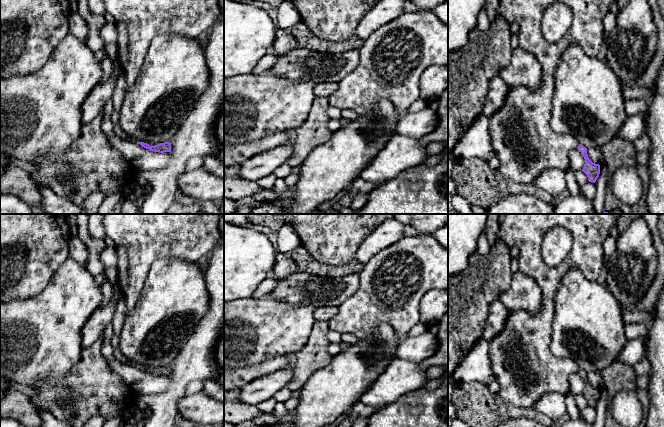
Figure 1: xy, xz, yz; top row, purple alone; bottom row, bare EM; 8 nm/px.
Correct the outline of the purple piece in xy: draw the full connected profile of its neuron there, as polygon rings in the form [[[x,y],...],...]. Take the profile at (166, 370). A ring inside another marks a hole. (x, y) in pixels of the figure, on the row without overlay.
[[[139,366],[139,368],[142,371],[149,373],[151,375],[155,375],[155,376],[159,376],[159,377],[171,376],[171,367],[170,366],[160,367],[155,370],[150,370],[149,368],[144,367],[144,366]]]

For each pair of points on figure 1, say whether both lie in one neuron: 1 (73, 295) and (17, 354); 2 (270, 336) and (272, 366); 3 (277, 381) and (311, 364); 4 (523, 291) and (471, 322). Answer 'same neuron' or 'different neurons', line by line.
1: same neuron
2: different neurons
3: different neurons
4: different neurons

